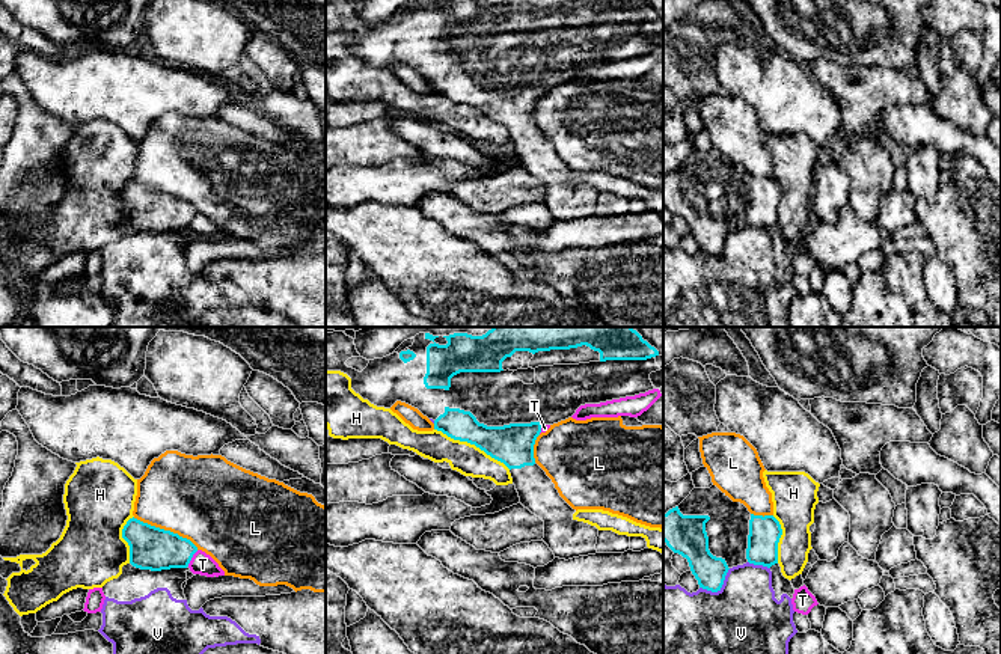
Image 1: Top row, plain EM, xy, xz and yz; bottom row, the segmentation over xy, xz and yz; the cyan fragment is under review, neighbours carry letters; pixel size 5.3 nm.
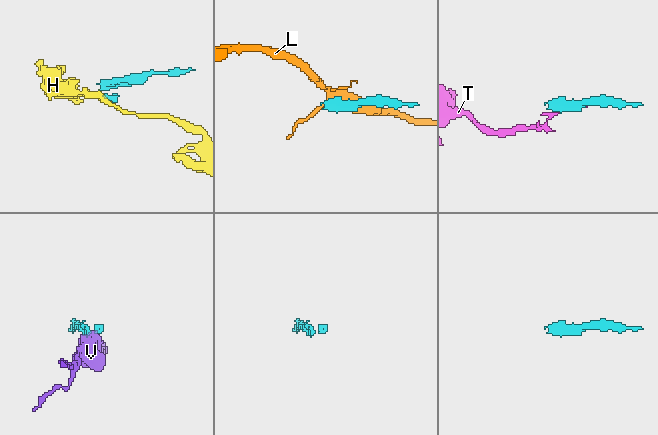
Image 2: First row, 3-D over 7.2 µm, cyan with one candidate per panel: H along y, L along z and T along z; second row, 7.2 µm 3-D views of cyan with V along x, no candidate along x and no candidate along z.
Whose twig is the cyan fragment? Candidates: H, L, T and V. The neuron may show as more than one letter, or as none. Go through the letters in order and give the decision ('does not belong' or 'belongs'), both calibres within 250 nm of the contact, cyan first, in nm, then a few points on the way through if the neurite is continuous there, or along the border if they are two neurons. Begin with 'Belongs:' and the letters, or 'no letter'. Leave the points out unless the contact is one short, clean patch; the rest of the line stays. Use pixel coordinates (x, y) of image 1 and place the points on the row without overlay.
Belongs: no letter
H: does not belong; 220 nm thick on the cyan side, 160 nm on the other
L: does not belong; 220 nm thick on the cyan side, 440 nm on the other
T: does not belong; 220 nm thick on the cyan side, 120 nm on the other; border along xy (198, 213), (187, 228)
V: does not belong; 170 nm thick on the cyan side, 480 nm on the other

